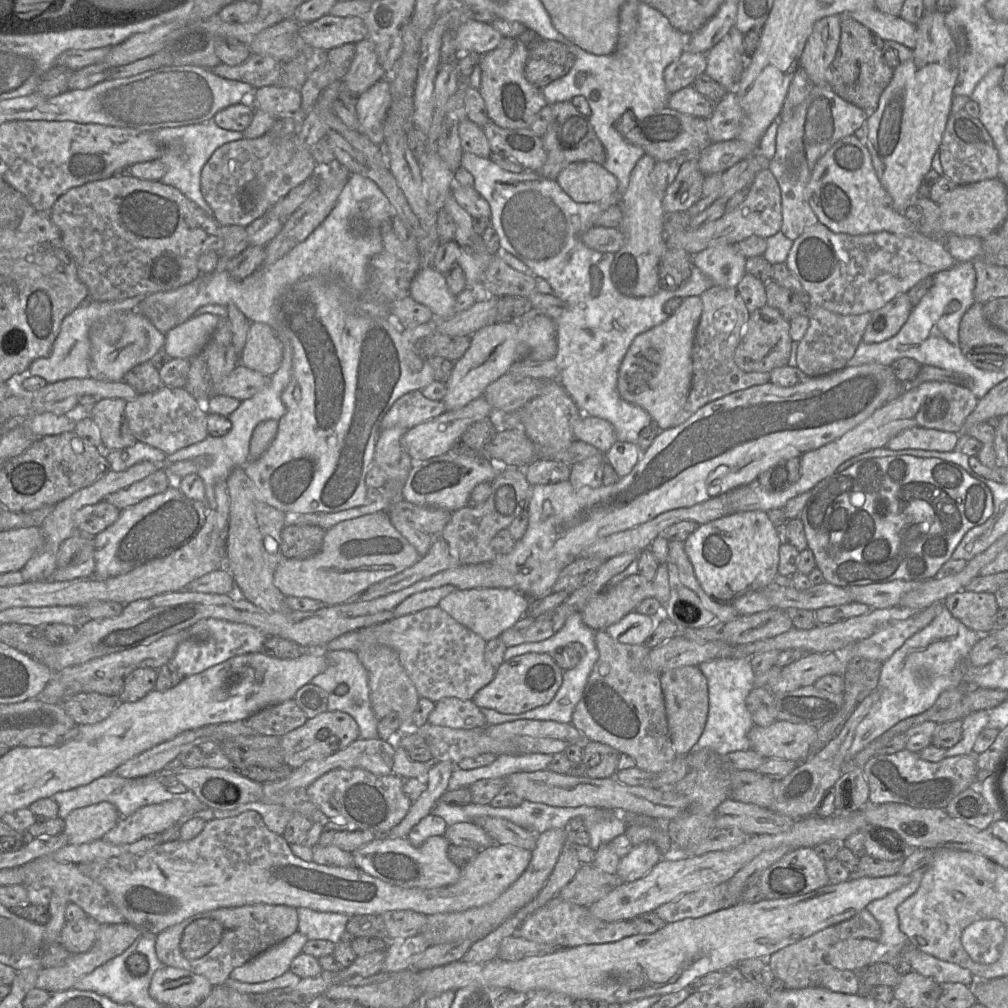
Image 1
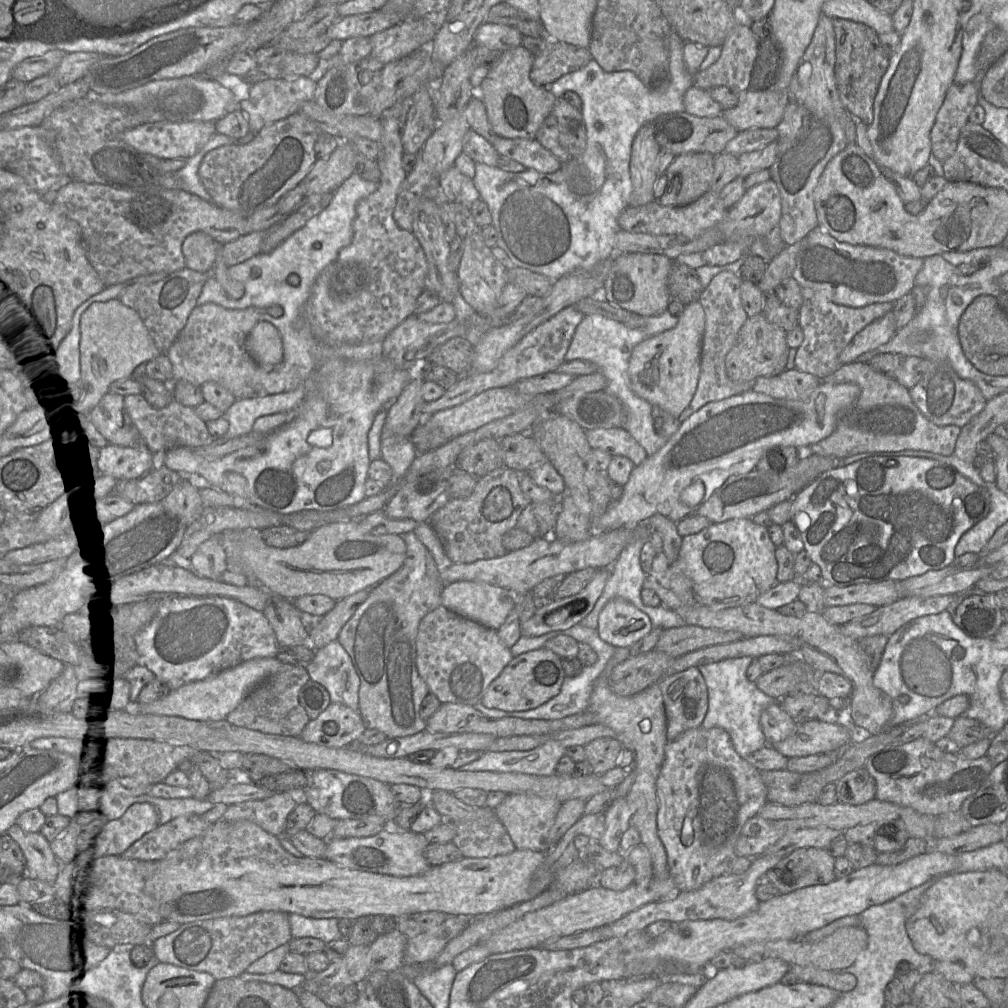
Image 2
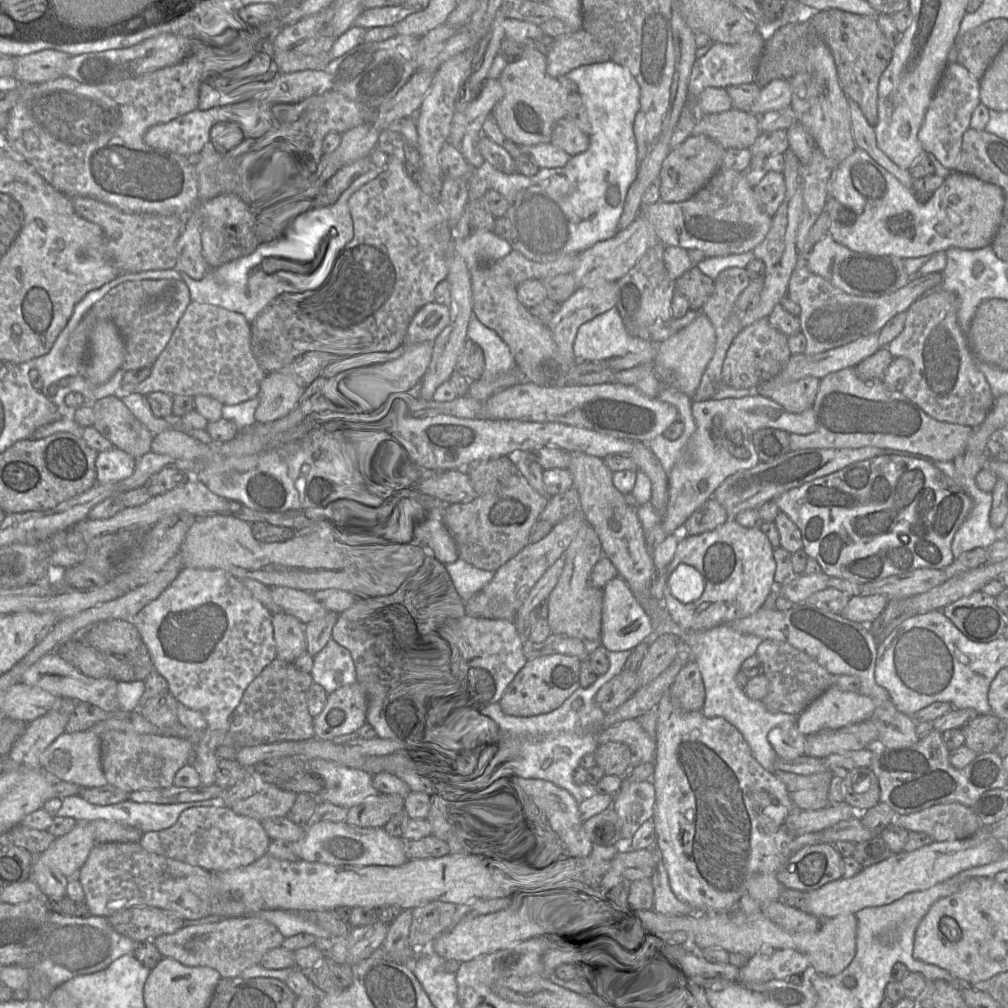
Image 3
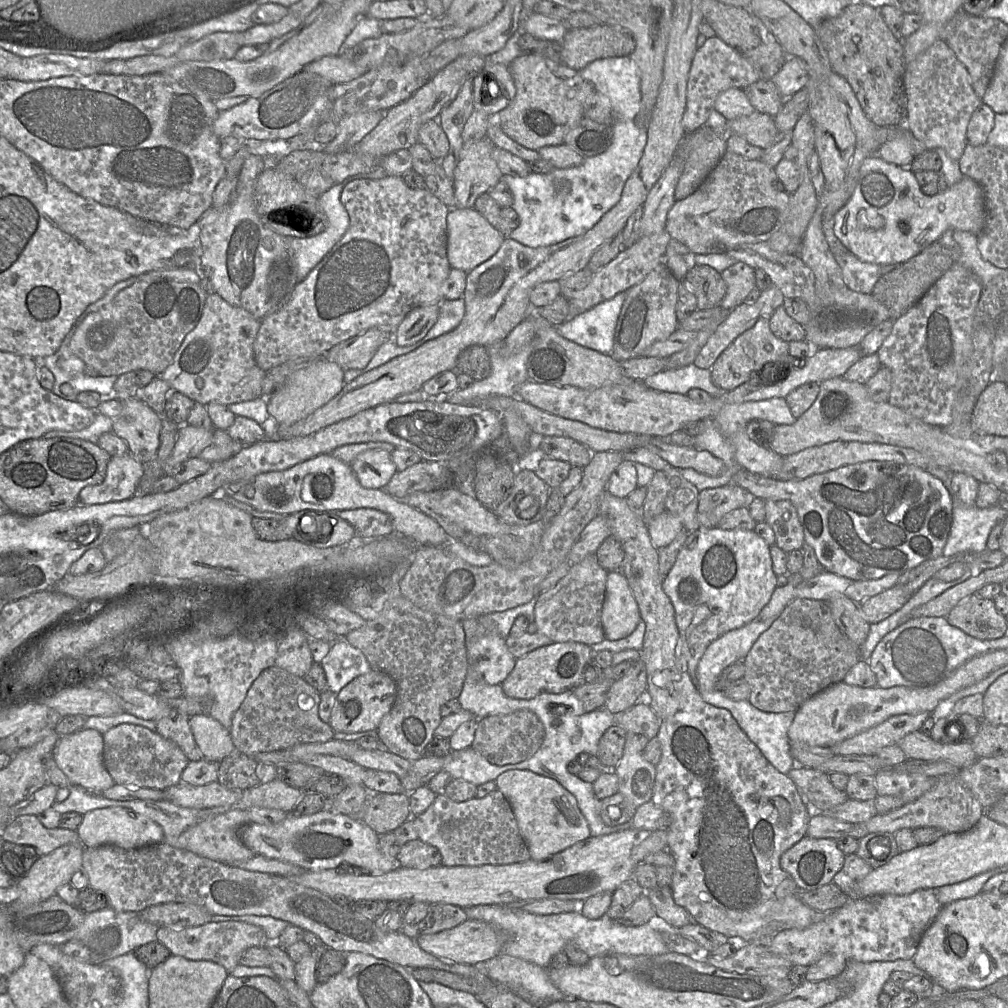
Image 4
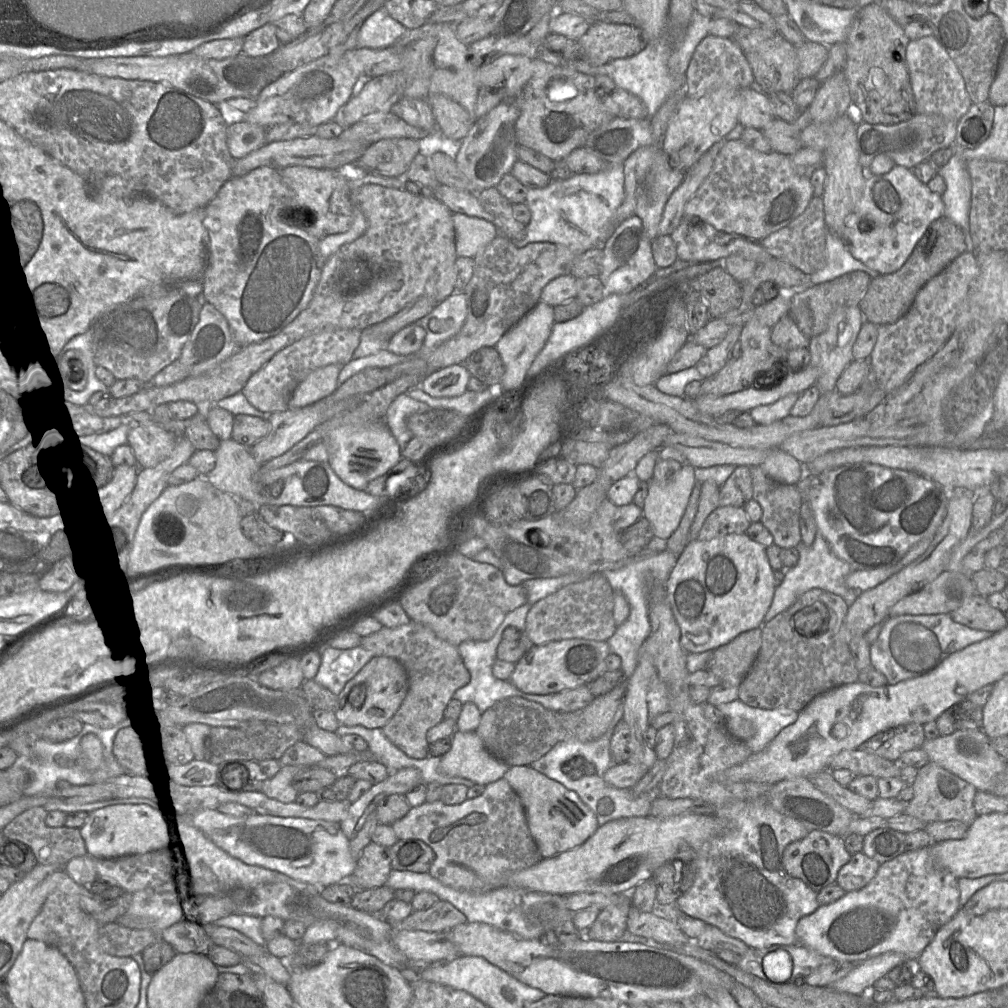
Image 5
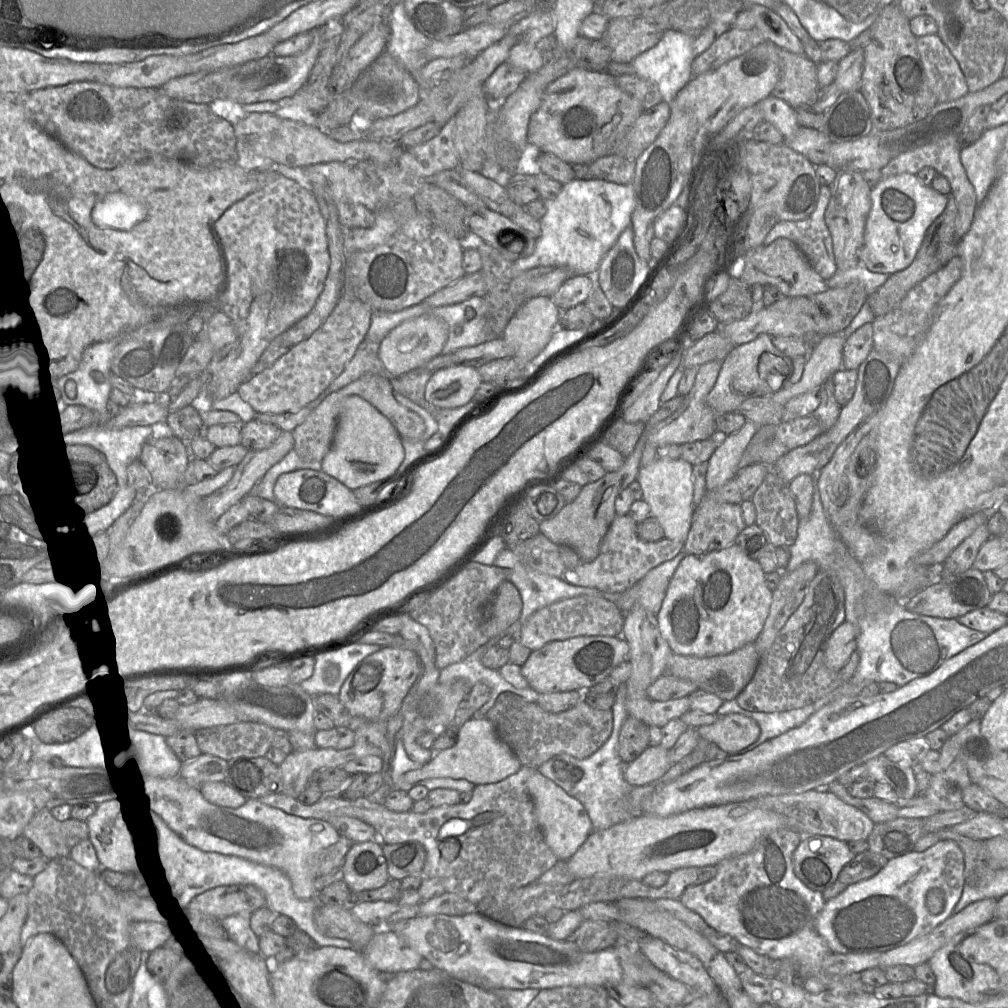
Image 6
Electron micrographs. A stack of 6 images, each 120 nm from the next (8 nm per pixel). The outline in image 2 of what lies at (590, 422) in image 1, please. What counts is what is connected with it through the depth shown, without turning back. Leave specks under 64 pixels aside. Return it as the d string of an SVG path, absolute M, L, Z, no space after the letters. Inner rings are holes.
M597 428L586 431L586 437L593 450L602 450L612 456L628 458L634 466L647 457L645 449L624 428Z

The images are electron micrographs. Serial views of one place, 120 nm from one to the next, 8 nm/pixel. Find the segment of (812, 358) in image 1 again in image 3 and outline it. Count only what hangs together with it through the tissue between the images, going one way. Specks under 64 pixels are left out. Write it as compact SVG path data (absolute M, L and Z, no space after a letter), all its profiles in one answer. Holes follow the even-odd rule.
M797 261L789 279L788 290L801 307L800 327L806 338L804 354L819 354L878 333L895 315L906 312L929 290L940 287L941 279L941 273L931 273L915 280L910 278L905 287L893 293L880 297L862 297L845 293L825 278L812 273L804 262Z

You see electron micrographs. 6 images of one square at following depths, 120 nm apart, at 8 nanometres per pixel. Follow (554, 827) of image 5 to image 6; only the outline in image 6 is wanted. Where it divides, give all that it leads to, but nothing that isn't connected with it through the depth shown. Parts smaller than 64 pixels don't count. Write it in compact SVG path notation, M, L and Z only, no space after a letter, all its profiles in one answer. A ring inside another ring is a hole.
M537 770L529 777L527 785L546 844L560 861L567 860L592 832L592 823L586 809L576 798L565 793Z

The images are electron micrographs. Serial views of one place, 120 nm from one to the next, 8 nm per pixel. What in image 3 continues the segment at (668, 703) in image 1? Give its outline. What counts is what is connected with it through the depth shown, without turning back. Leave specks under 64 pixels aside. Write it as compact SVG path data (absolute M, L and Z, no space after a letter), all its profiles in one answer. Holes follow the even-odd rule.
M689 659L668 690L673 704L686 711L702 711L706 690L698 664Z

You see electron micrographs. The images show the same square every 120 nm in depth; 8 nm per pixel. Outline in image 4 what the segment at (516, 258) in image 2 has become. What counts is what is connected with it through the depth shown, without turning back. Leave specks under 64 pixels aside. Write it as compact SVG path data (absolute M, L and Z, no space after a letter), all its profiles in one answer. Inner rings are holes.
M630 56L599 59L587 65L579 73L582 80L594 87L596 93L610 100L613 114L612 143L605 153L584 158L582 164L576 167L554 168L547 174L531 173L526 177L502 175L500 181L504 181L509 186L513 195L512 208L520 219L519 226L510 233L508 238L527 247L550 246L582 235L591 229L619 202L624 185L637 167L647 142L647 130L638 127L635 123L635 117L641 108L640 75Z

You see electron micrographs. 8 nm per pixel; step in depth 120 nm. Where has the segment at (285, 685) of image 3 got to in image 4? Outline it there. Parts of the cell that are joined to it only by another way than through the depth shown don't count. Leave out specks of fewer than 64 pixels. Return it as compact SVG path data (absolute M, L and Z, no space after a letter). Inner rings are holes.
M272 666L260 673L235 712L230 734L238 751L254 756L261 752L287 750L298 744L328 742L334 731L318 715L320 692L303 677Z

